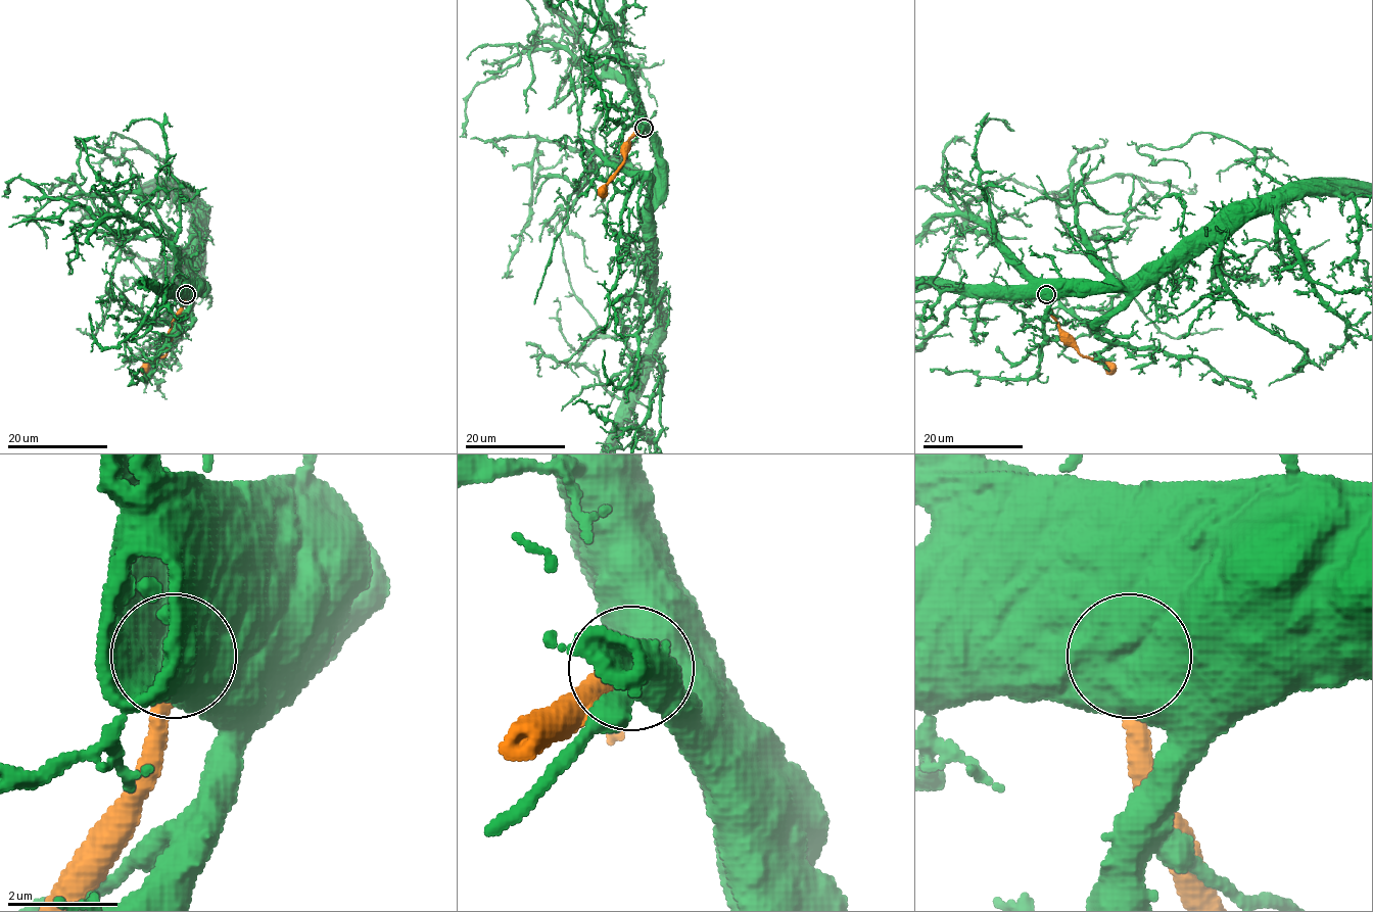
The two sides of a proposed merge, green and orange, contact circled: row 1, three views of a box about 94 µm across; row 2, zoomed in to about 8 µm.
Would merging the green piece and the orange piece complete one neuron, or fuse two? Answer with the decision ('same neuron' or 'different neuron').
different neuron

